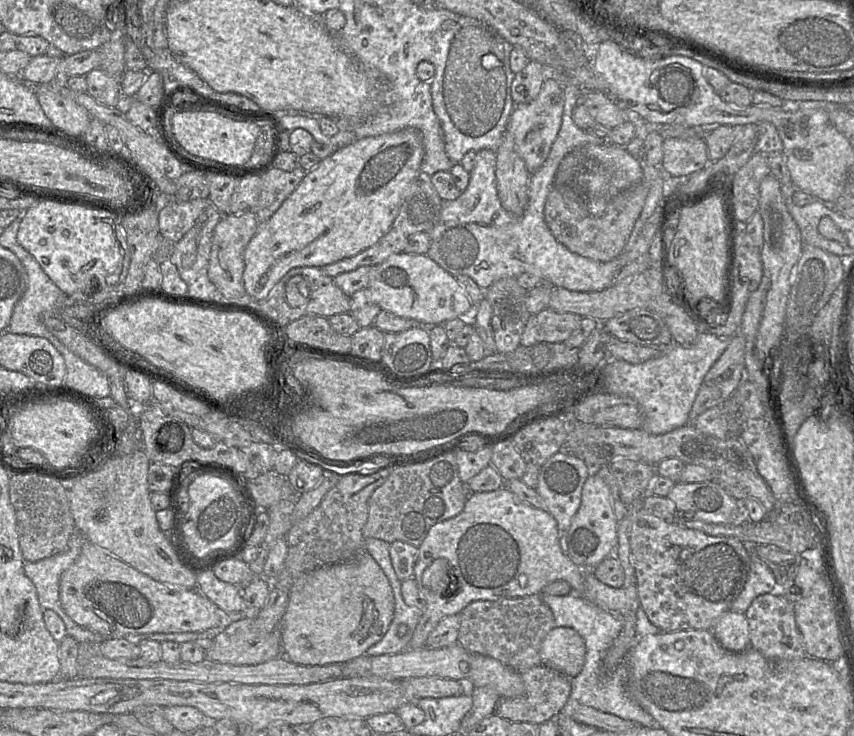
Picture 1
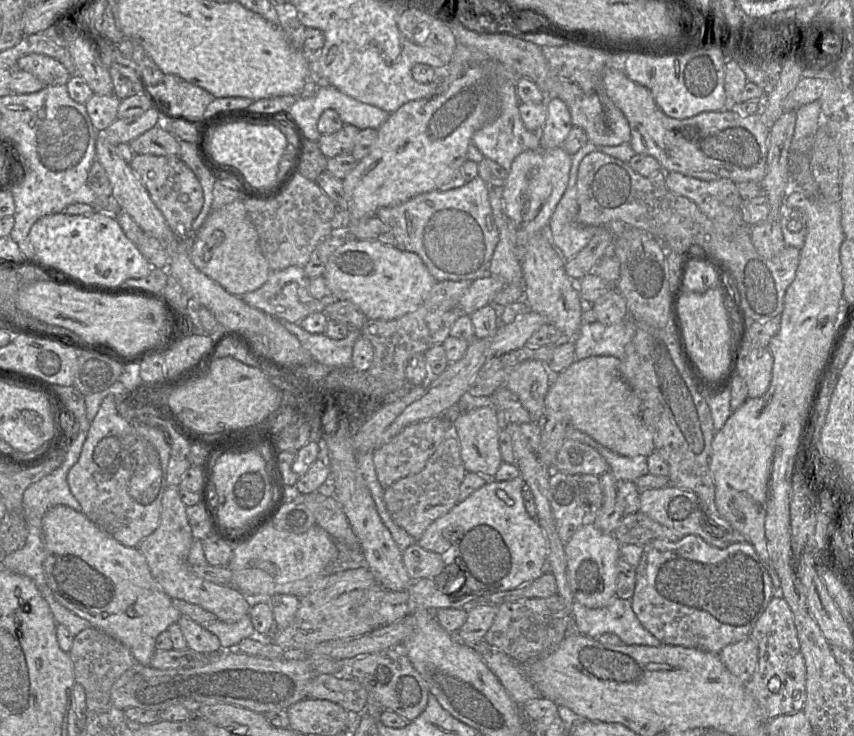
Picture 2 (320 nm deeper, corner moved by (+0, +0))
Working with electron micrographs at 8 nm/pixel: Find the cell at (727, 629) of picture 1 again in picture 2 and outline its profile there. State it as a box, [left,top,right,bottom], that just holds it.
[718,636,758,683]

